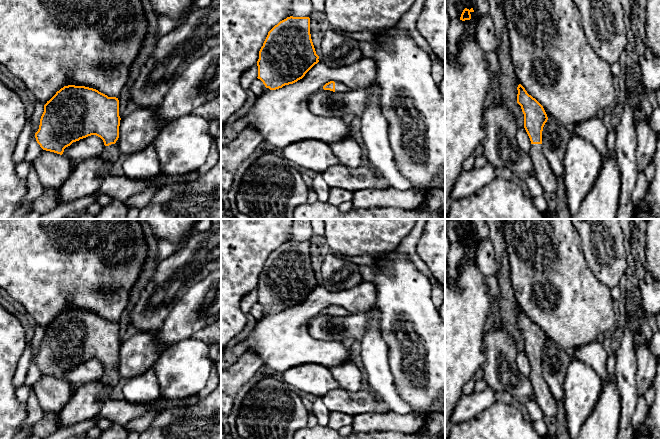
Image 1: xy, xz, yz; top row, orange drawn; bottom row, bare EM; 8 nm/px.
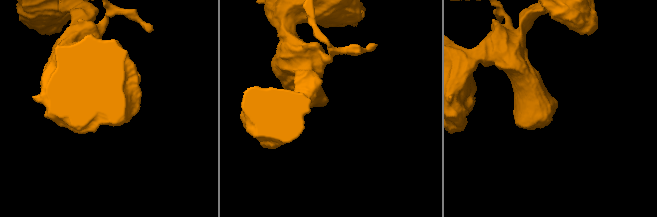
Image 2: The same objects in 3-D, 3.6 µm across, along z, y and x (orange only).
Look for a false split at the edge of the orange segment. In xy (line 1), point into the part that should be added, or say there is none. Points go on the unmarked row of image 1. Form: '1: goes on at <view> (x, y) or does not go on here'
1: goes on at xy (110, 378)

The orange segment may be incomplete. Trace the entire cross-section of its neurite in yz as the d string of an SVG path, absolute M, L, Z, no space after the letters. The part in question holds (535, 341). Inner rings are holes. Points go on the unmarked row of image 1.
M521 308L518 309L517 314L517 327L521 330L524 338L524 352L532 368L528 378L535 394L535 401L544 417L555 419L557 414L556 400L548 390L542 372L542 355L548 344L547 338L543 330L529 319Z

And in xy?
M68 309L57 315L44 329L35 362L43 374L62 379L64 373L73 366L96 359L105 369L100 381L106 388L113 390L121 378L119 371L115 368L119 362L120 344L118 322L108 321L93 312Z

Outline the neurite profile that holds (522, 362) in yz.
M524 351L518 352L516 357L516 366L520 373L525 377L529 377L532 368Z

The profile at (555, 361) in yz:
M548 343L542 355L542 372L545 383L556 401L563 399L563 385L571 358L558 346Z

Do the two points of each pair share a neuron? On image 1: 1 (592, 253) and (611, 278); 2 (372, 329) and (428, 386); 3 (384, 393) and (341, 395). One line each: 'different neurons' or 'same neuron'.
1: same neuron
2: different neurons
3: different neurons

